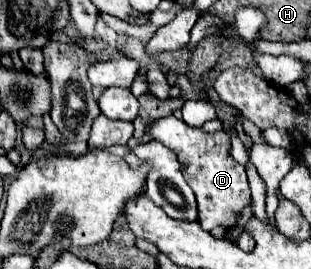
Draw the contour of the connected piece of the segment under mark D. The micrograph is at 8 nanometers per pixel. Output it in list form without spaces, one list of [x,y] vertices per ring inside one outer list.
[[[175,116],[157,120],[151,126],[151,136],[169,146],[185,168],[185,180],[197,198],[197,220],[205,230],[225,226],[233,228],[241,218],[243,208],[251,202],[245,166],[235,162],[229,154],[229,134],[225,130],[205,134],[201,128],[191,128]]]

